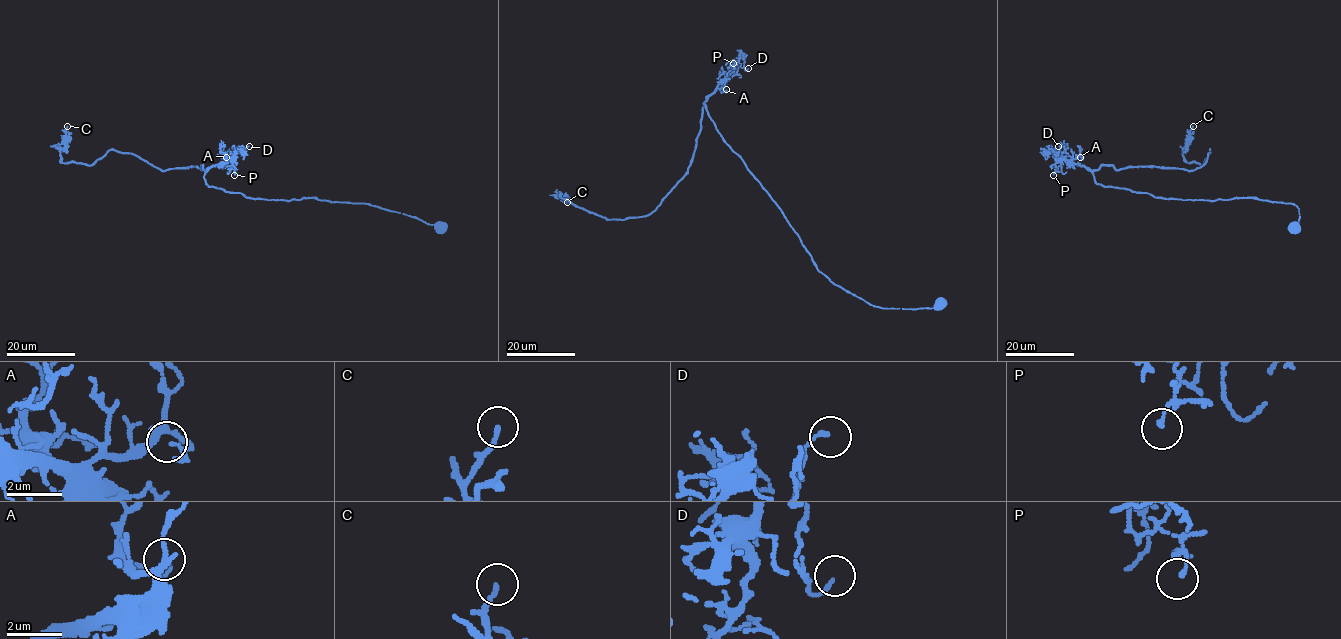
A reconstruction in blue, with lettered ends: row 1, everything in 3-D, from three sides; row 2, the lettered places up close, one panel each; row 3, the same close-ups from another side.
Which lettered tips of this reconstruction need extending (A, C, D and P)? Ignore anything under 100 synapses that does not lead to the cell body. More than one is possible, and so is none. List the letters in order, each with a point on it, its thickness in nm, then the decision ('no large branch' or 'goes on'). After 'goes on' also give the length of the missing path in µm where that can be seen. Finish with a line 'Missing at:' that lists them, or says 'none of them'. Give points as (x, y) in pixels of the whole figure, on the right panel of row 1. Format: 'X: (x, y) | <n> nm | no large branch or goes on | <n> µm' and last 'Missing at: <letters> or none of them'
A: (1080, 157) | 110 nm | no large branch
C: (1193, 126) | 180 nm | no large branch
D: (1058, 146) | 130 nm | no large branch
P: (1053, 175) | 140 nm | no large branch
Missing at: none of them

